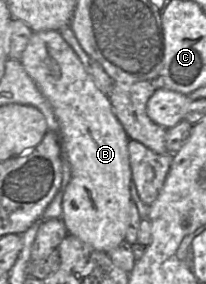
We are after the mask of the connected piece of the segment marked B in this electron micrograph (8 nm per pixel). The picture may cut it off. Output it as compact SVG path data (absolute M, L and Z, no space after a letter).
M59 31L33 32L20 61L53 109L62 152L67 156L71 167L71 179L64 191L61 217L68 235L74 235L94 249L107 253L125 241L131 207L132 174L128 153L130 138L113 112L109 96L96 86Z

